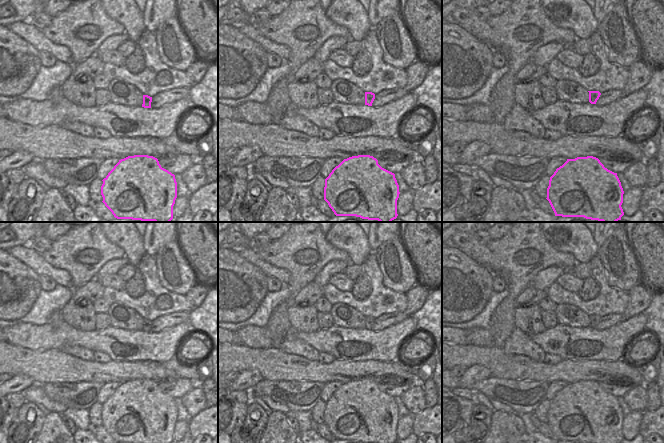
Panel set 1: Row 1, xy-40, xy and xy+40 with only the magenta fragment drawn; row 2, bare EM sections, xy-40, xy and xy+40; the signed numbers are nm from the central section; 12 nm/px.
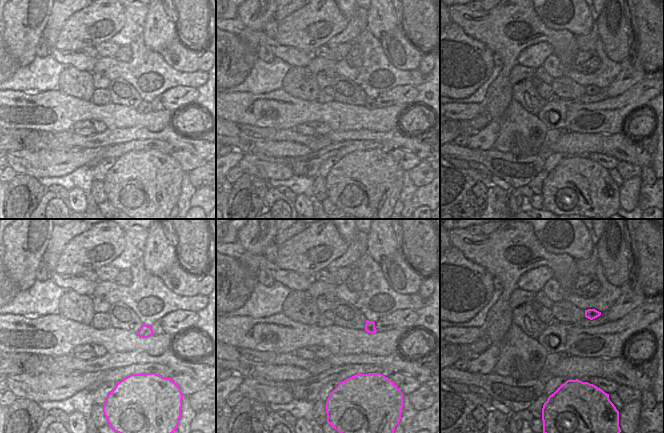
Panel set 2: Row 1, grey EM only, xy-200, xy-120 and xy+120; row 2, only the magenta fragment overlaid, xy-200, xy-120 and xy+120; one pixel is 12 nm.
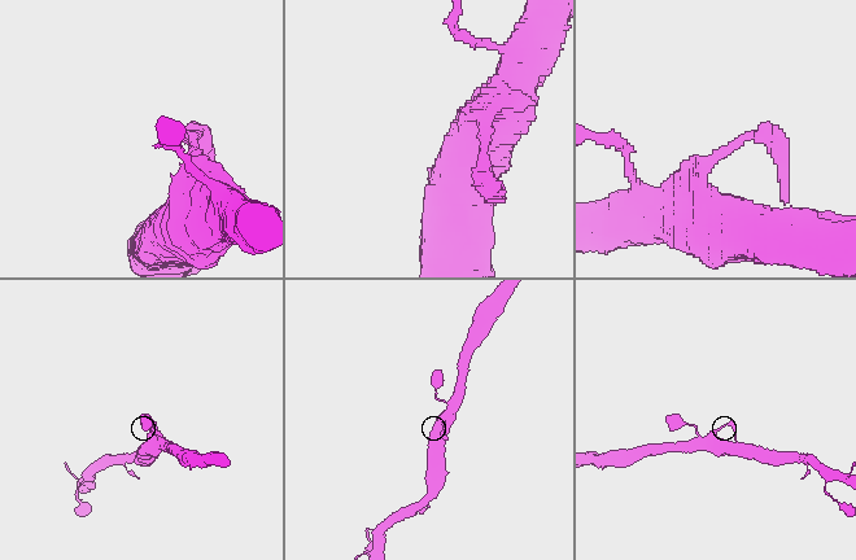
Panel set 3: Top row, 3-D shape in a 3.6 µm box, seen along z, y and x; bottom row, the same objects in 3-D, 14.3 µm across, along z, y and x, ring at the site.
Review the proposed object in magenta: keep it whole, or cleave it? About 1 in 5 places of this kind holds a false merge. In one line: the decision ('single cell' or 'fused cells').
single cell

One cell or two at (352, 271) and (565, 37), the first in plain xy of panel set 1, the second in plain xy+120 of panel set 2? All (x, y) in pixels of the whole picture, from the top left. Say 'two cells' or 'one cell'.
two cells

